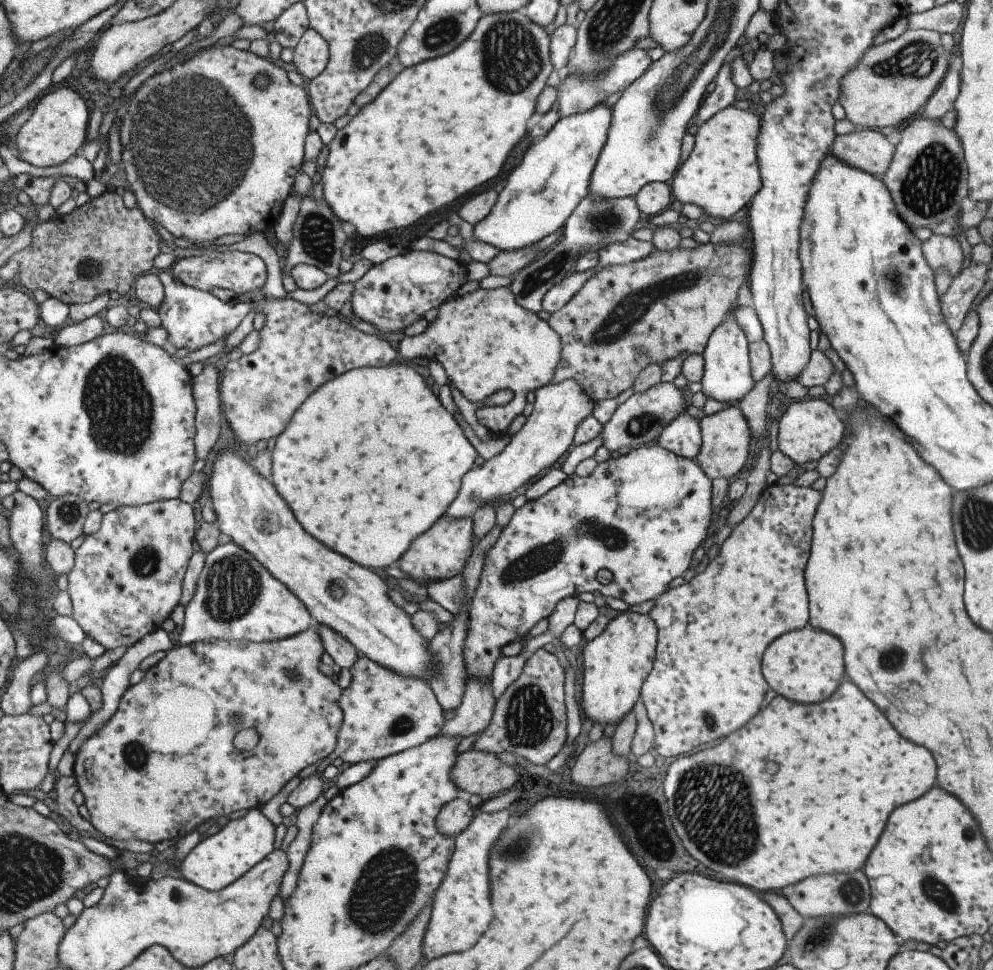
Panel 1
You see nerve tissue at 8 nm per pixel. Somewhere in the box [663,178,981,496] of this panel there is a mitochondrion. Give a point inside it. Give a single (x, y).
(893, 279)

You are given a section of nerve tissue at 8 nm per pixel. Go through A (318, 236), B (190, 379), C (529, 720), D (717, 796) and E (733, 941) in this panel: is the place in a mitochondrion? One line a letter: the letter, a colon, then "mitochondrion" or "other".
A: mitochondrion
B: other
C: mitochondrion
D: mitochondrion
E: other

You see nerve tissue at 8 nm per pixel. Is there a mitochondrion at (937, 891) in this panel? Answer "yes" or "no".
yes

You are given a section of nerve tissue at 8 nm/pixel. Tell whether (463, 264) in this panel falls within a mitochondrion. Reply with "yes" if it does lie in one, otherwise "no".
no

